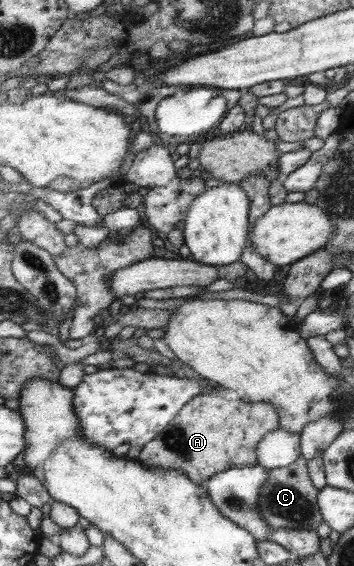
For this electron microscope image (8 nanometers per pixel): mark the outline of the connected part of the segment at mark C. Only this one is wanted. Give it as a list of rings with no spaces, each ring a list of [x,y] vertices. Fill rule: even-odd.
[[[299,457],[287,467],[269,470],[269,481],[261,486],[259,511],[272,529],[316,530],[324,521],[319,508],[318,489],[311,483],[306,462],[305,457]]]

